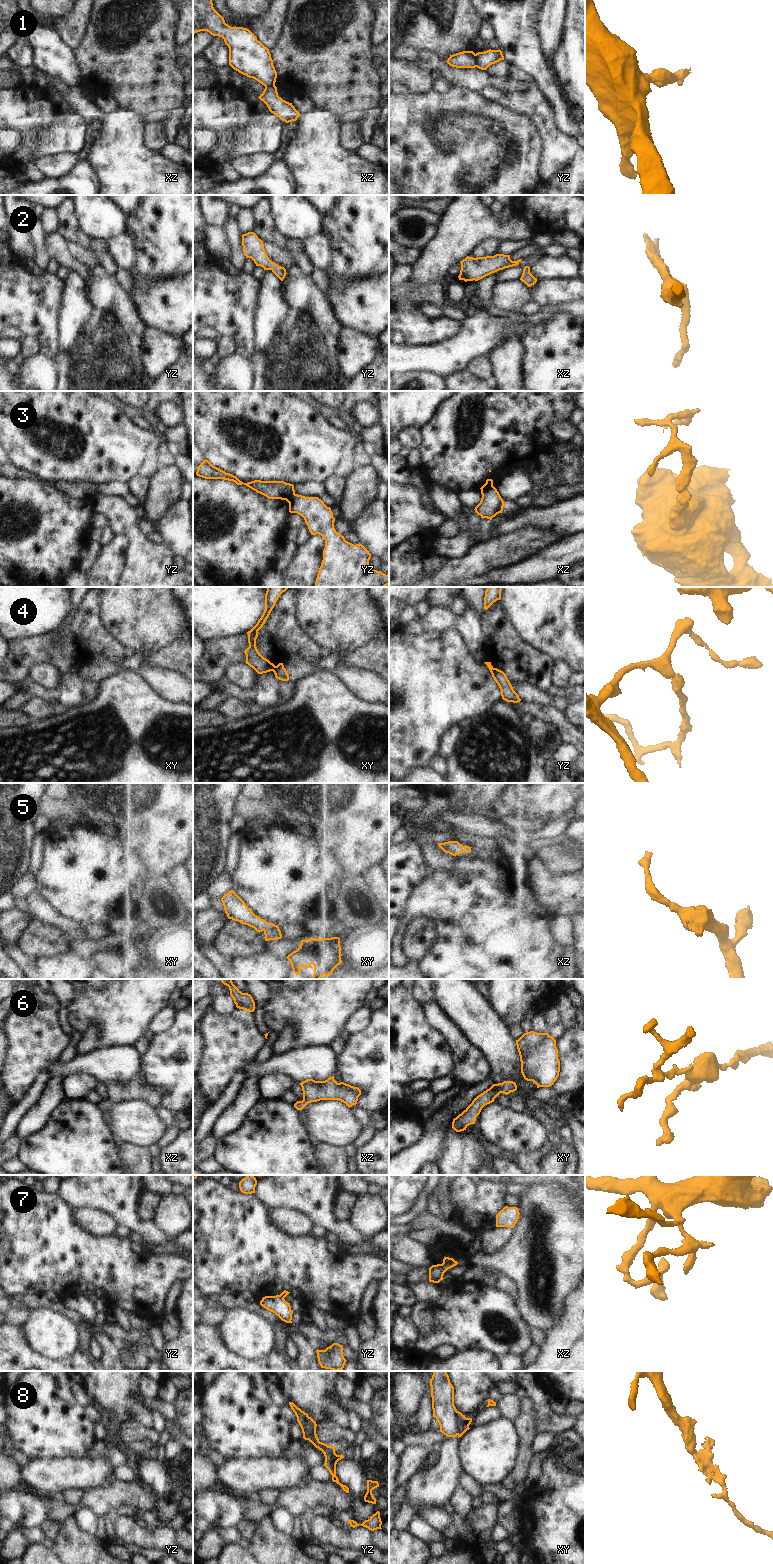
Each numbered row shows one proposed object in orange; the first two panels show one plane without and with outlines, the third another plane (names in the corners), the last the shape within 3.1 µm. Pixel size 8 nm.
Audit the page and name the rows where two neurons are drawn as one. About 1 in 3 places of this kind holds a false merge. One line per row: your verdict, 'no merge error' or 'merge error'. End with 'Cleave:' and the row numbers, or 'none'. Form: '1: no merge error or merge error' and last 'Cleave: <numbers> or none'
1: merge error
2: no merge error
3: merge error
4: merge error
5: no merge error
6: no merge error
7: merge error
8: merge error
Cleave: 1, 3, 4, 7, 8

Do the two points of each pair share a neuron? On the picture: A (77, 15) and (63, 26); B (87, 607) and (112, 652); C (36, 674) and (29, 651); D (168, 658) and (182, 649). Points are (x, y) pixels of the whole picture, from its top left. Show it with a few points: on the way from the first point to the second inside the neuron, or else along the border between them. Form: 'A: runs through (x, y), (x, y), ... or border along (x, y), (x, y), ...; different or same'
A: runs through (74, 18), (66, 26); same
B: runs through (88, 618), (96, 626), (105, 641); same
C: border along (48, 662), (33, 664), (27, 678); different
D: runs through (171, 658), (179, 652); same

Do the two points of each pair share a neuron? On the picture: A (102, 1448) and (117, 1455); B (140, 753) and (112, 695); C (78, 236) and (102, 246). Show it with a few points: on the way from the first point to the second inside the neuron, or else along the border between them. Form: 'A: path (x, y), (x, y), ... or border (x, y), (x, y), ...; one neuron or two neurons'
A: path (106, 1448), (113, 1451); one neuron
B: path (129, 739), (126, 709); one neuron
C: border (91, 239), (89, 248); two neurons

